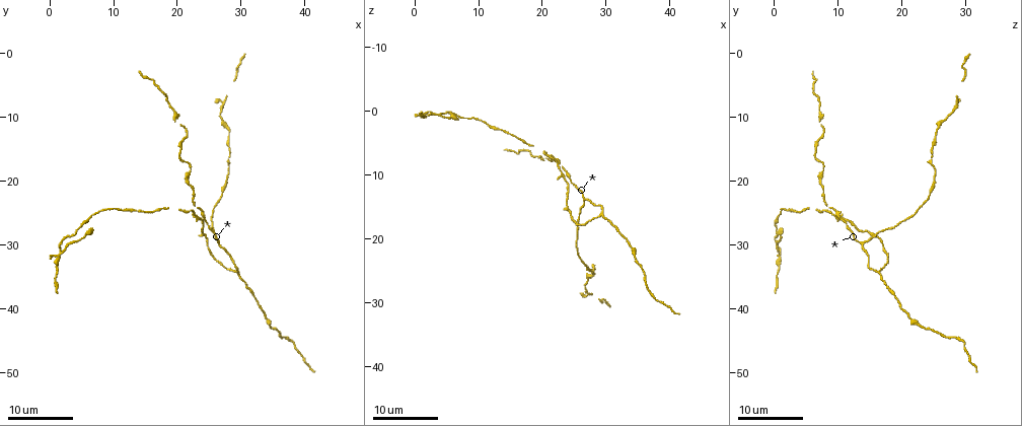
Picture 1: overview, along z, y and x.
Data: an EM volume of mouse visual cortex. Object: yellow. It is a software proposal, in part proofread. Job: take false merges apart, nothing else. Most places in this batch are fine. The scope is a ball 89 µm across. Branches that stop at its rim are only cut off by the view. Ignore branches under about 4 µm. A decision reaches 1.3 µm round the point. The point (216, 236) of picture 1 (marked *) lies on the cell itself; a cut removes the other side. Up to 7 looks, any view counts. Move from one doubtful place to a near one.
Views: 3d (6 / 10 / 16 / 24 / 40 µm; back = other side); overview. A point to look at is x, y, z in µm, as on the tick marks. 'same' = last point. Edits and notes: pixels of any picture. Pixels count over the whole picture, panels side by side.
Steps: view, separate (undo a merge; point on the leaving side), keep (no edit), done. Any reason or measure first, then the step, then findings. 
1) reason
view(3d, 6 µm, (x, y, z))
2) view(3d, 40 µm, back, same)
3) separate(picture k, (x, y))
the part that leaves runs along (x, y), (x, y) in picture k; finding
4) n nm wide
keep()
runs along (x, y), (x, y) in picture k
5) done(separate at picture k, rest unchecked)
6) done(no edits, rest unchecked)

three-way junction
view(3d, 24 µm, (26.5, 30.0, 13.5))

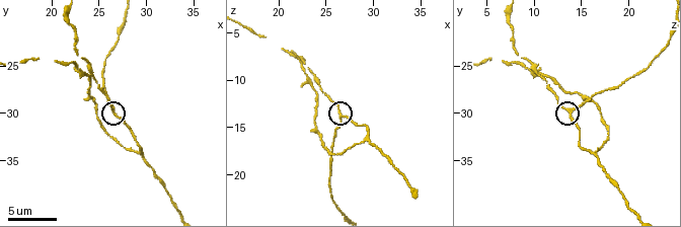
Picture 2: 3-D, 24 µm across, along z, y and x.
view(3d, 10 µm, (26.6, 30.0, 14.0))

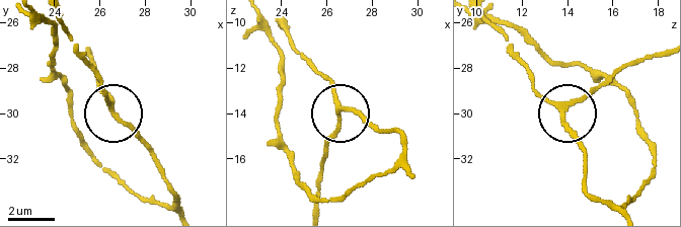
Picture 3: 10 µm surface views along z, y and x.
view(3d, 10 µm, back, (26.7, 29.9, 13.8))

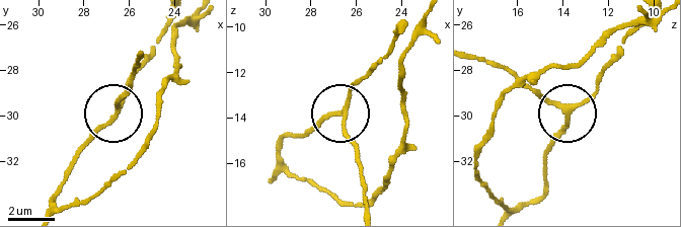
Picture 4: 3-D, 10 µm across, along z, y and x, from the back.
190 nm wide
keep()
runs along (354, 83), (342, 128), (357, 149) in picture 4; all the same cell

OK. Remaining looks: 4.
looks like a crossing
view(3d, 6 µm, (23.6, 26.0, 11.0))

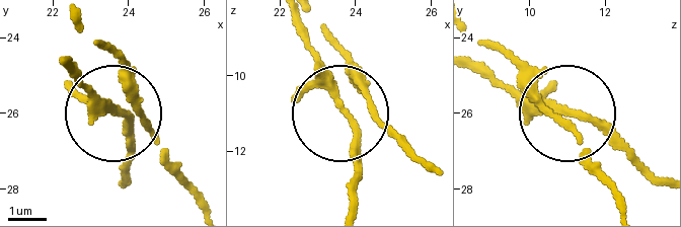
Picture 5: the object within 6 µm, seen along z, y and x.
4 arms
keep()
runs along (205, 205), (140, 127), (118, 118), (131, 130), (131, 181) in picture 5; one cell here

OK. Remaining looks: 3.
three-way junction
view(3d, 10 µm, (29.4, 34.0, 16.2))

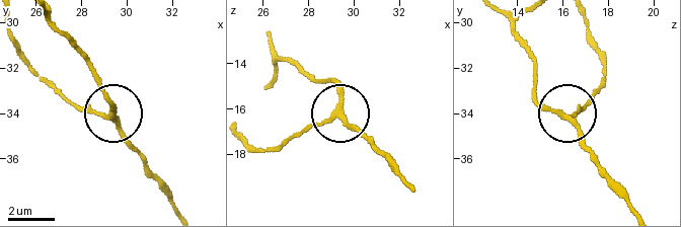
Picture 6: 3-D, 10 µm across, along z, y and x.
view(3d, 10 µm, back, (29.3, 34.2, 16.3))

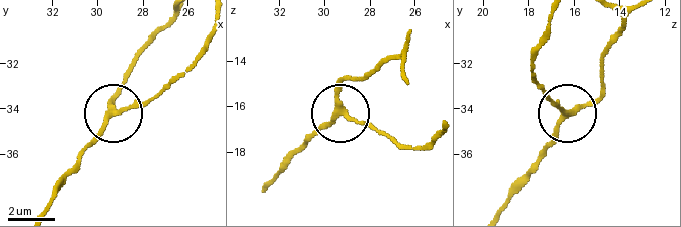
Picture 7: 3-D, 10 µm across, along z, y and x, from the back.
side arm 5 µm
keep()
runs along (404, 48), (336, 94), (343, 110), (387, 139) in picture 7; continuous, no second cell

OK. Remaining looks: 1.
done(no edits, rest unchecked)

